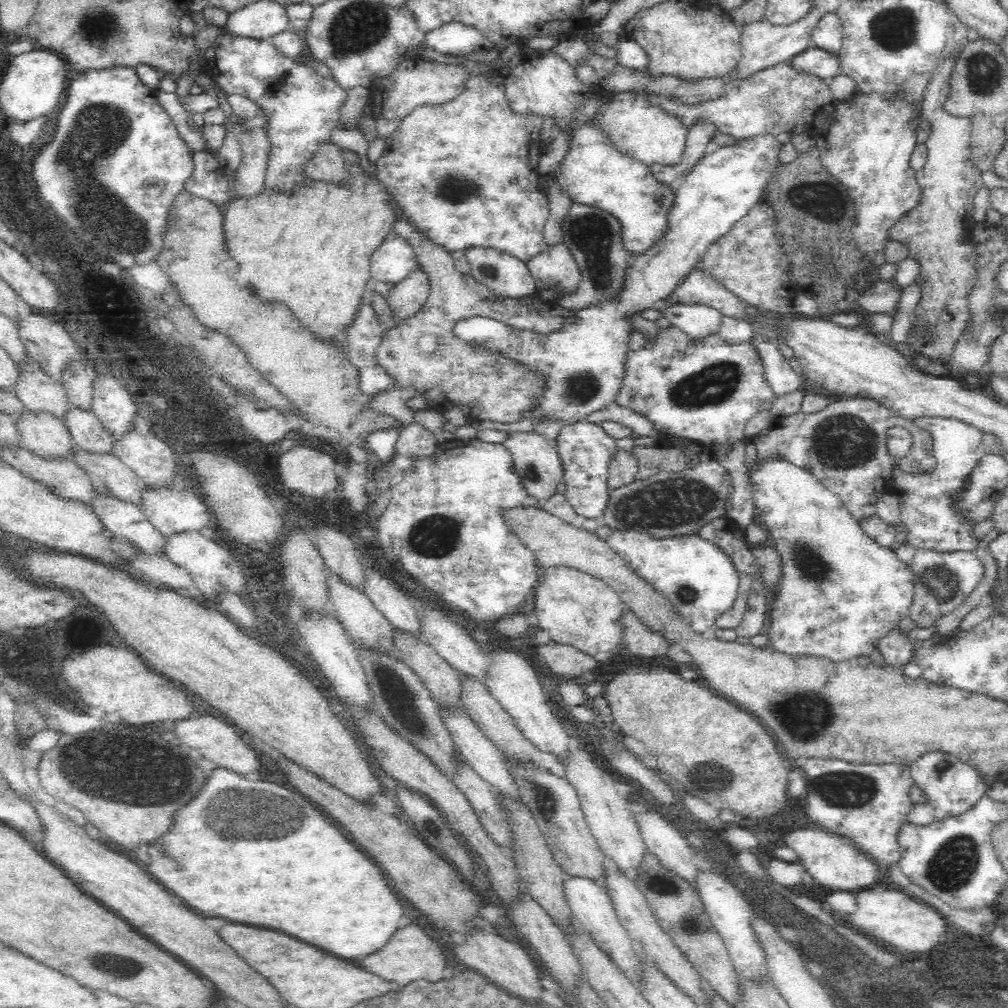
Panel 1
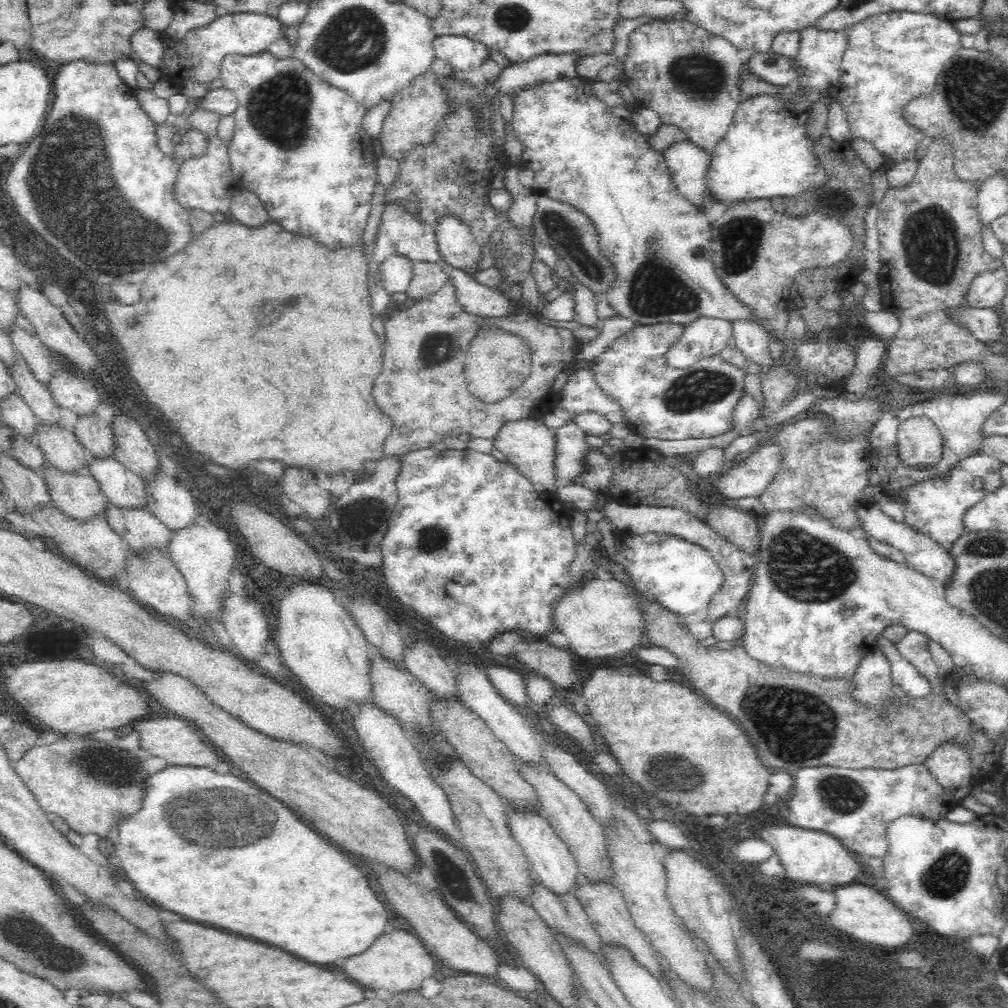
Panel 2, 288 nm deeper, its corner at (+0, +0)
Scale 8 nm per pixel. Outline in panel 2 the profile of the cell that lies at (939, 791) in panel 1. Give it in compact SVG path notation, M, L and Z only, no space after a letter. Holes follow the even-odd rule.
M940 746L922 762L922 766L948 792L948 798L954 804L970 796L974 768L958 746Z

